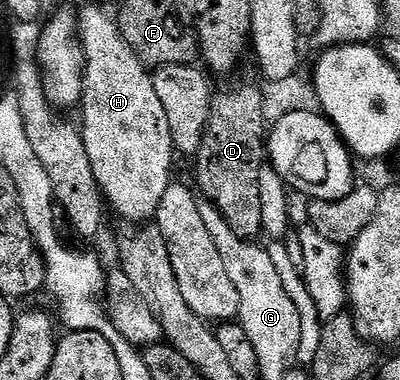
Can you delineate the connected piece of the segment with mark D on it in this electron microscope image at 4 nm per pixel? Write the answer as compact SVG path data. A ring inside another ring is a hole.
M236 83L229 91L217 90L213 94L212 116L208 118L204 140L201 141L200 150L194 156L194 162L196 162L197 183L195 186L199 194L217 207L226 217L230 227L234 229L234 233L238 233L238 237L255 240L256 234L264 231L260 174L266 166L266 124L262 115L262 93L256 83L255 85Z

